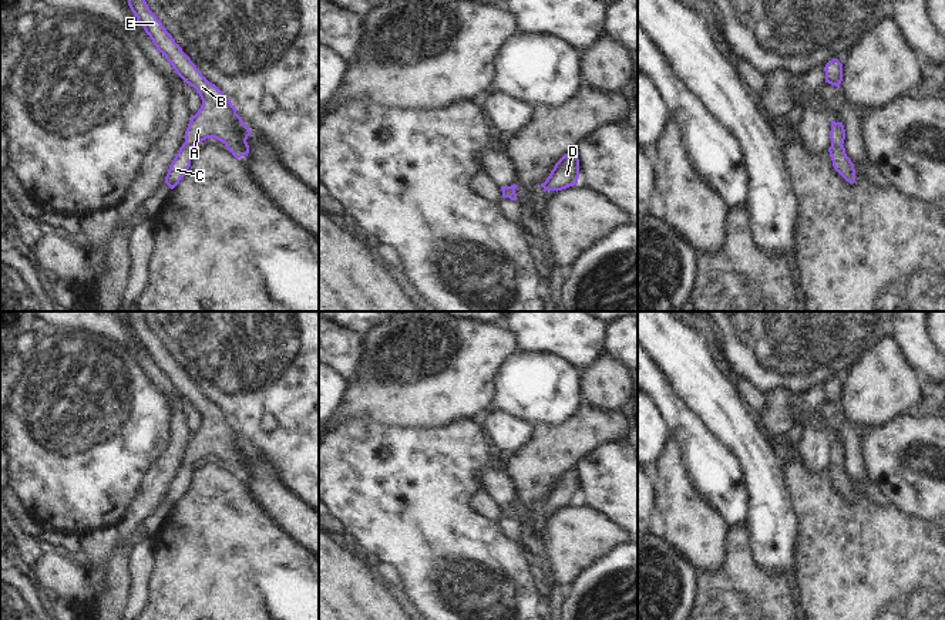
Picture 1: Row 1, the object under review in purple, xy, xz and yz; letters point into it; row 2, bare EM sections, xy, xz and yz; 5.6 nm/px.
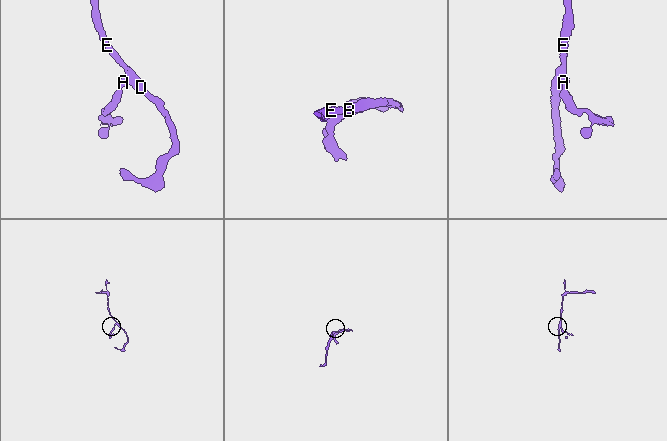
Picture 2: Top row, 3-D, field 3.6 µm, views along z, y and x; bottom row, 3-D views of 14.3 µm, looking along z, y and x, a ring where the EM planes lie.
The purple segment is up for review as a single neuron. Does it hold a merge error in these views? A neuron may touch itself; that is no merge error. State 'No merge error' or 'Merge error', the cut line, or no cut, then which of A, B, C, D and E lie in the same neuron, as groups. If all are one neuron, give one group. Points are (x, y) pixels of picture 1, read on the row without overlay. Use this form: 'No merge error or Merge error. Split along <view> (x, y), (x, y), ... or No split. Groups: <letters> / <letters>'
No merge error. No split. Groups: A B C D E

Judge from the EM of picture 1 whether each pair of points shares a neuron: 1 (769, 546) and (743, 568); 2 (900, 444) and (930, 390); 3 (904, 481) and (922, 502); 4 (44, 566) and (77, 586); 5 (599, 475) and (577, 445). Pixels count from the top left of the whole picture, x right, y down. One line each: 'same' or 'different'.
1: different
2: same
3: same
4: same
5: different

